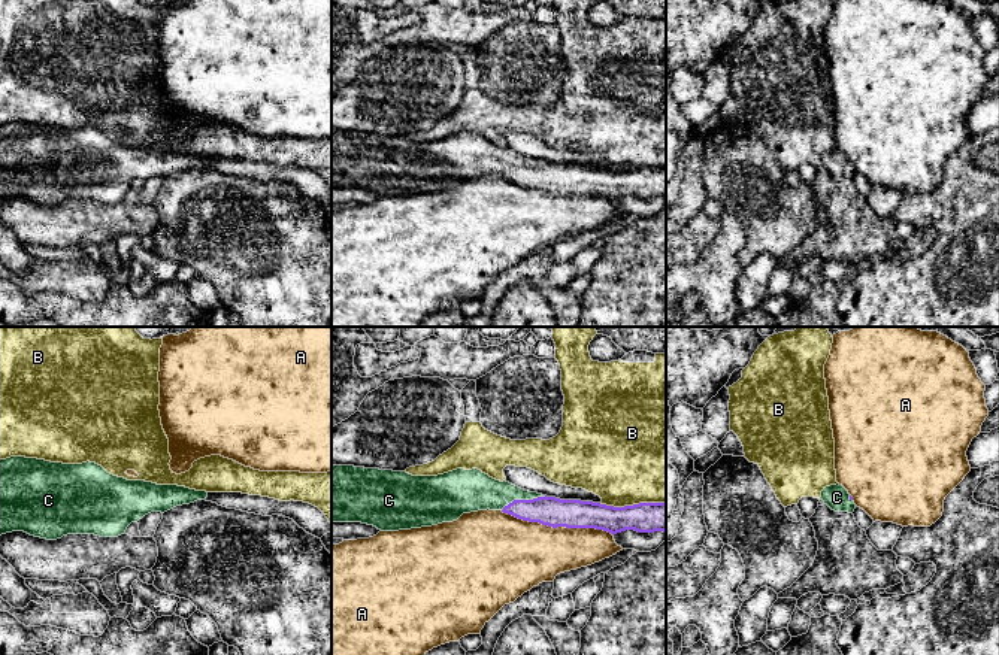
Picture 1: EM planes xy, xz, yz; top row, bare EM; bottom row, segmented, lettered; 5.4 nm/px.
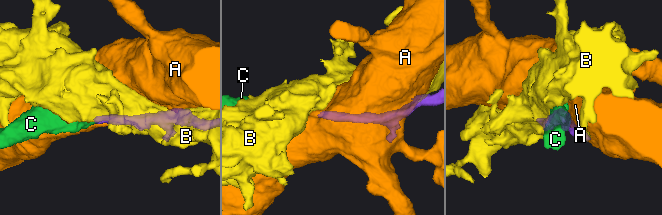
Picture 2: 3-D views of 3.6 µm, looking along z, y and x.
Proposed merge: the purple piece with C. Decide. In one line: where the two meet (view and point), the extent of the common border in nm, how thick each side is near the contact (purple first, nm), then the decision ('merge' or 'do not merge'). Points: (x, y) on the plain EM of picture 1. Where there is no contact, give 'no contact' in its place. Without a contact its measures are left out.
xz (523, 166) | 260 nm | 160/200 nm | merge

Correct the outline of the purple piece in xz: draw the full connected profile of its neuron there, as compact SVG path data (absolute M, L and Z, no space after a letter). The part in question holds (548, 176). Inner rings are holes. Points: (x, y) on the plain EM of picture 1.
M332 131L332 187L361 188L381 197L432 192L463 179L502 176L553 194L596 194L666 198L666 169L614 173L593 167L560 166L500 148L478 134L438 142Z

